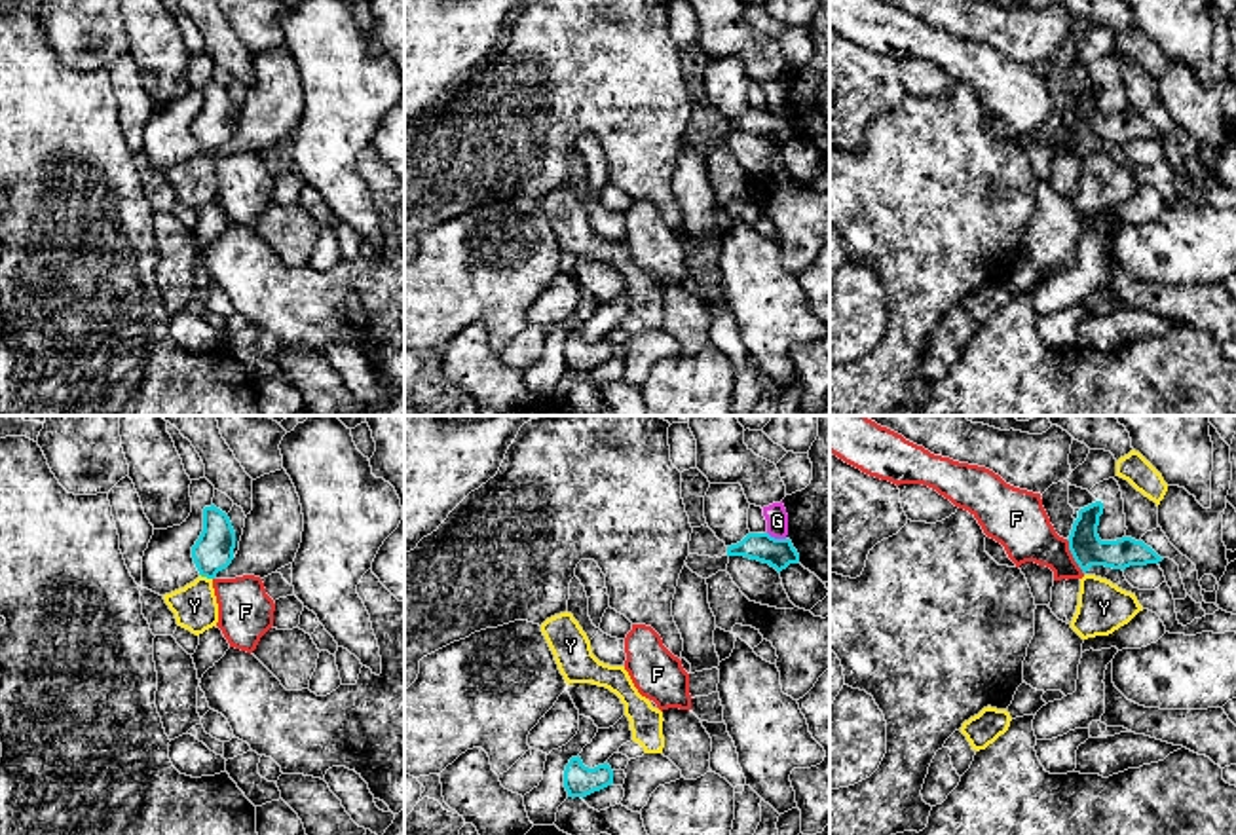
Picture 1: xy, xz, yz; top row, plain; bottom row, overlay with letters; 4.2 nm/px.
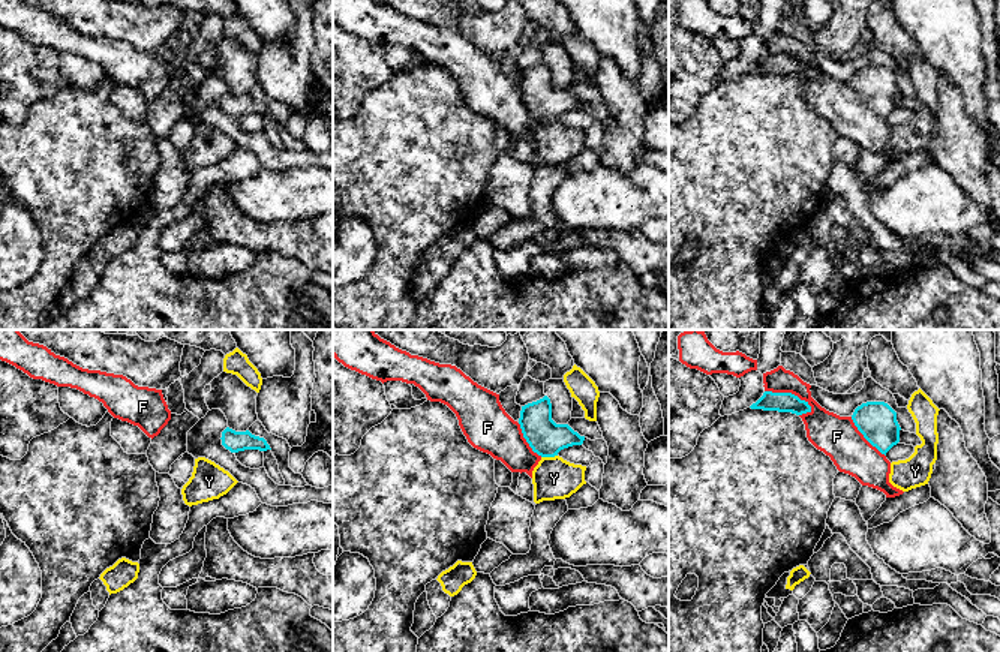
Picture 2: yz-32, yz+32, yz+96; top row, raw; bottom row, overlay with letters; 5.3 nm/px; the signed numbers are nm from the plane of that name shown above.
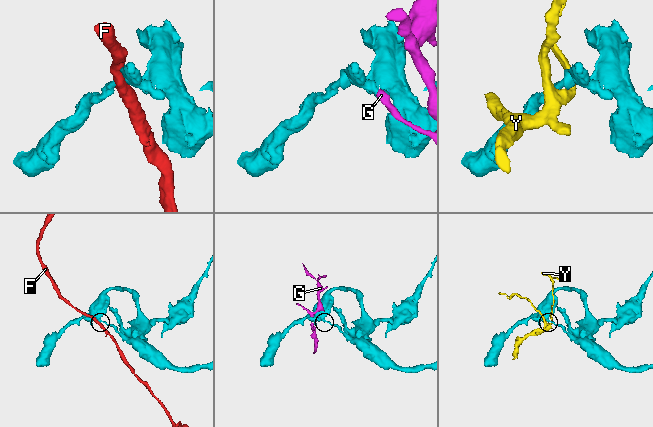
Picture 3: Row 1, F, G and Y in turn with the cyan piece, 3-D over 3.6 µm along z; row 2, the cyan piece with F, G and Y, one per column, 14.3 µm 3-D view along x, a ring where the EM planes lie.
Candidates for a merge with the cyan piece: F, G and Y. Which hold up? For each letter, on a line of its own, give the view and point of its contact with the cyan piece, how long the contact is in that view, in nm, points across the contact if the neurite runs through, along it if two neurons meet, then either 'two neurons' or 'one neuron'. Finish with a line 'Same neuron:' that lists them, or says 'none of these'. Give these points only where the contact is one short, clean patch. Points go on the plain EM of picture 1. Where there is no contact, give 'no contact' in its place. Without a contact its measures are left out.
F: yz (1073, 131) | 170 nm | two neurons
G: xz (777, 114) | 90 nm | two neurons
Y: xy (206, 150) | 60 nm | along xy (200, 148), (211, 154) | two neurons
Same neuron: none of these

